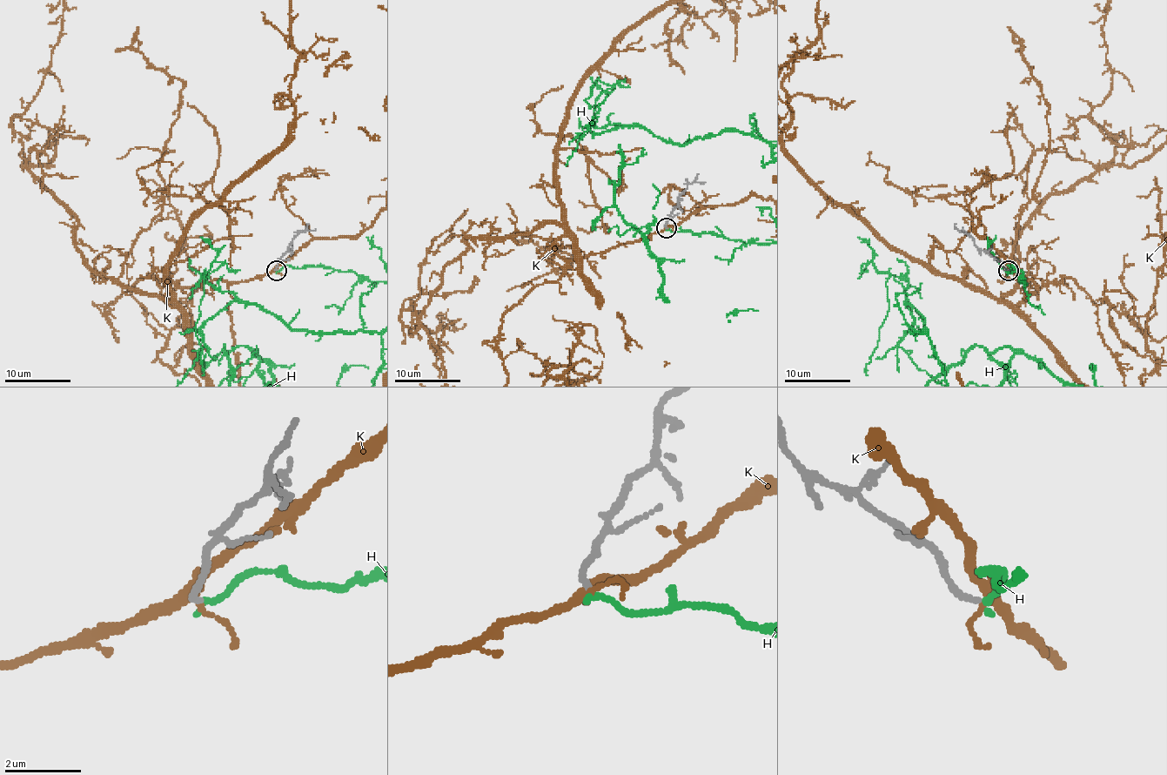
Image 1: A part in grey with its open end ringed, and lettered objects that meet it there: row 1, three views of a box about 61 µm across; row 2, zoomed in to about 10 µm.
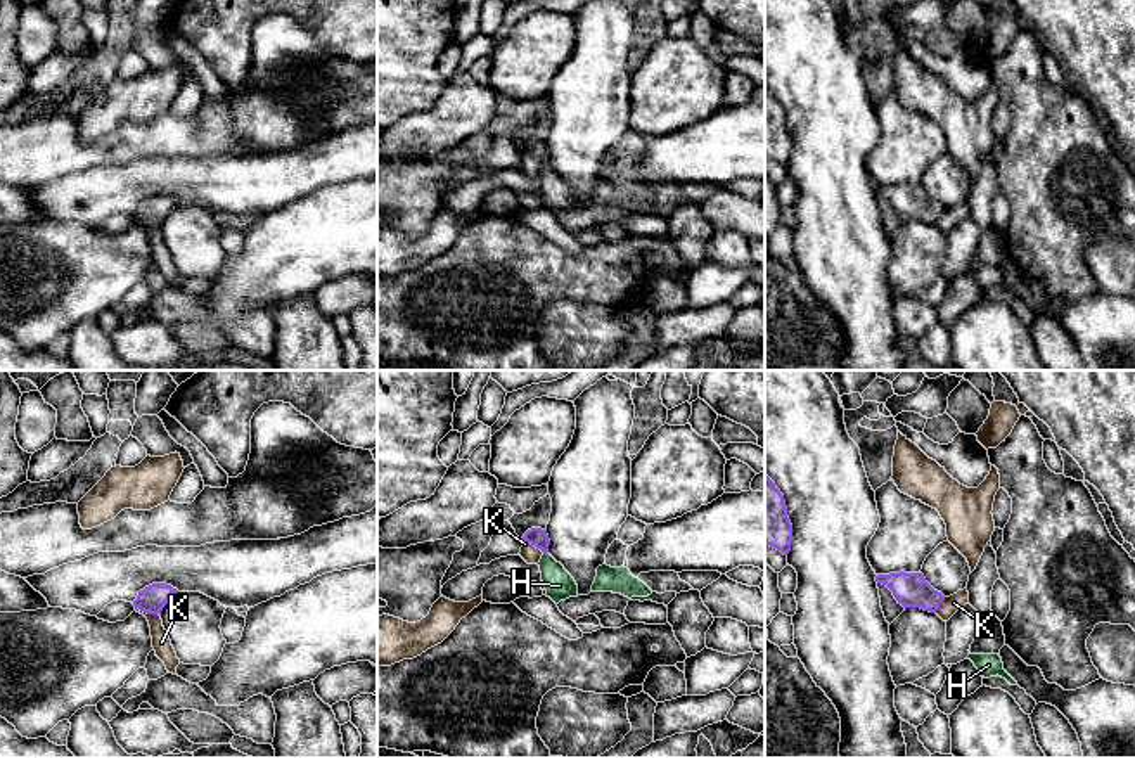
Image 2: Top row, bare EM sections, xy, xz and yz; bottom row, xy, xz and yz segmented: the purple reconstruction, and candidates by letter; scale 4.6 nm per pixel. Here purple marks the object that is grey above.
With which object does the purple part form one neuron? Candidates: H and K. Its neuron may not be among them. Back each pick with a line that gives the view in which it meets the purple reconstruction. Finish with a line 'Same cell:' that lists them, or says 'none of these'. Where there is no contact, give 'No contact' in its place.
H: Touches purple in xz
Same cell: H

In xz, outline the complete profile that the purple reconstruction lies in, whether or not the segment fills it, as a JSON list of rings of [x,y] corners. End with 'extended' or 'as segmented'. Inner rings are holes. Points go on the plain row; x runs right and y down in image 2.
[[[531,140],[524,145],[523,154],[531,156],[543,164],[538,178],[547,209],[550,209],[555,216],[569,209],[578,209],[578,197],[574,190],[548,166],[550,152],[547,142]]] | extended

